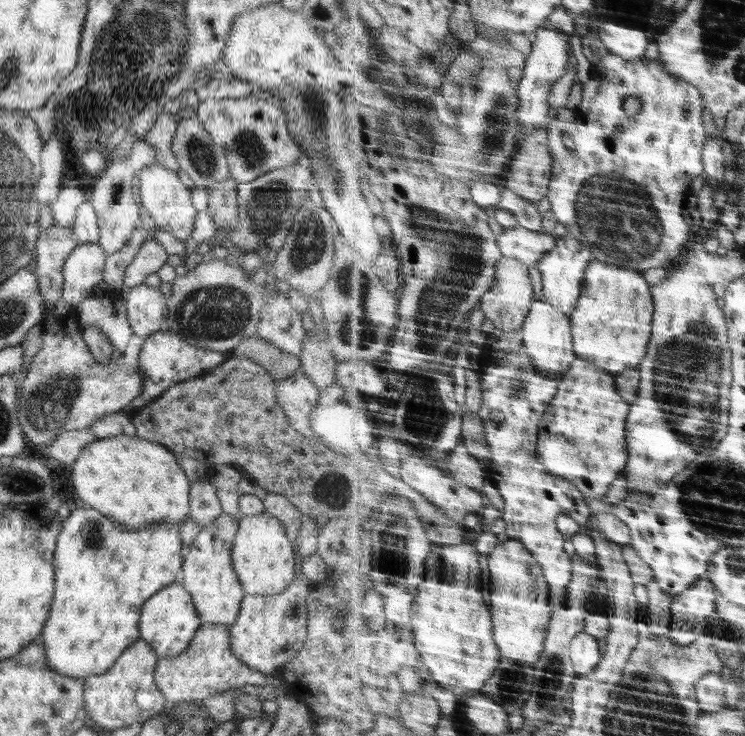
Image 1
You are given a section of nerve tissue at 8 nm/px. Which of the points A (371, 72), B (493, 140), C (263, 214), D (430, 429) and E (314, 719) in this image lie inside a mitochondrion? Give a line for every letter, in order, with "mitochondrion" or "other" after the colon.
A: other
B: mitochondrion
C: mitochondrion
D: mitochondrion
E: other

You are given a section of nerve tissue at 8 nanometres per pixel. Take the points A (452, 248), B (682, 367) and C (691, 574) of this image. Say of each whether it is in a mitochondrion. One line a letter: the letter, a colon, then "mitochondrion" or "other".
A: mitochondrion
B: mitochondrion
C: other

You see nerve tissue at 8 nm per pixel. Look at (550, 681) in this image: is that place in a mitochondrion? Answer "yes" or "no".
yes

